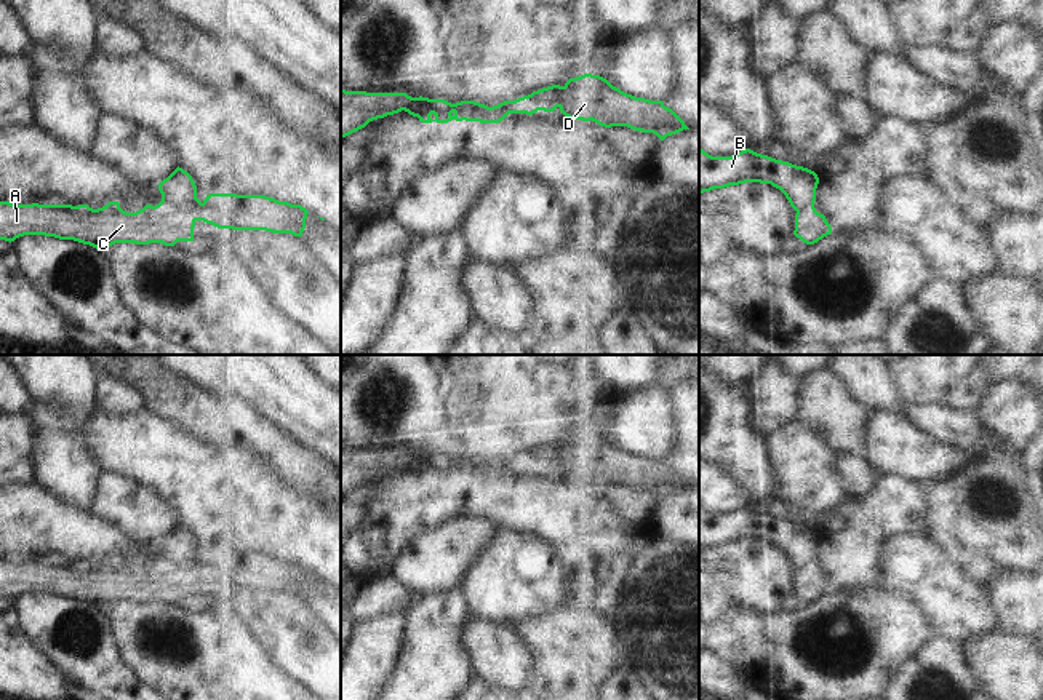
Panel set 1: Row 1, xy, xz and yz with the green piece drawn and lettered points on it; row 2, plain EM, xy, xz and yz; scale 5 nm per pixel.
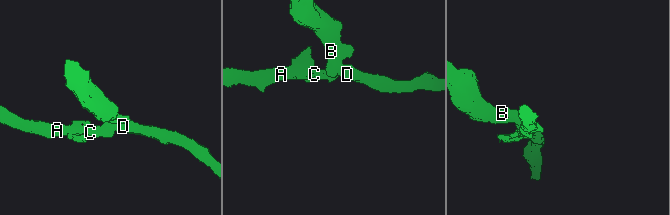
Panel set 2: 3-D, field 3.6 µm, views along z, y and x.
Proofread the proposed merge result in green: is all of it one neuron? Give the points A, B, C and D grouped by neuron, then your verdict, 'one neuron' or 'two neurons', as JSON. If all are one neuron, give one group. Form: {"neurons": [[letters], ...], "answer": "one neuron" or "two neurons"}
{"neurons": [["A", "C", "D"], ["B"]], "answer": "two neurons"}

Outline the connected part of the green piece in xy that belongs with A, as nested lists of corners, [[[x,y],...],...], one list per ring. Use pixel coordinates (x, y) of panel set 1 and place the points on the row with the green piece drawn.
[[[0,201],[0,240],[14,241],[24,235],[45,235],[74,240],[96,249],[115,243],[194,241],[194,227],[187,214],[173,203],[146,205],[136,213],[126,213],[118,201],[93,209],[88,205],[13,205]]]

